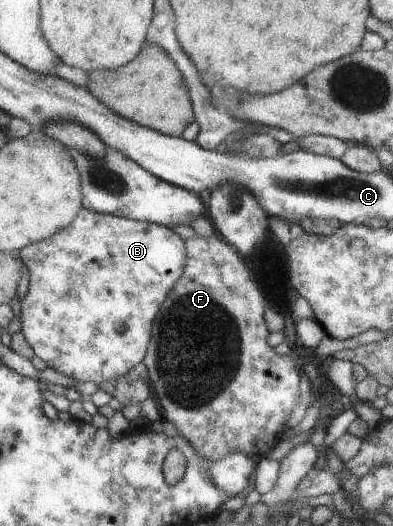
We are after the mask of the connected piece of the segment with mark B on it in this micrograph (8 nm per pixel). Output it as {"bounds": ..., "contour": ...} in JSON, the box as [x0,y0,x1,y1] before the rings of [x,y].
{"bounds":[18,208,186,385],"contour":[[[81,208],[67,227],[57,230],[53,235],[45,239],[24,245],[19,250],[18,257],[27,268],[27,273],[29,273],[27,294],[20,301],[20,332],[24,335],[33,355],[37,356],[47,368],[69,376],[77,382],[93,381],[98,385],[101,381],[107,379],[116,380],[119,376],[126,375],[131,367],[137,365],[143,359],[153,318],[161,302],[167,297],[169,290],[174,286],[175,281],[179,279],[184,270],[186,251],[183,240],[171,228]]]}

